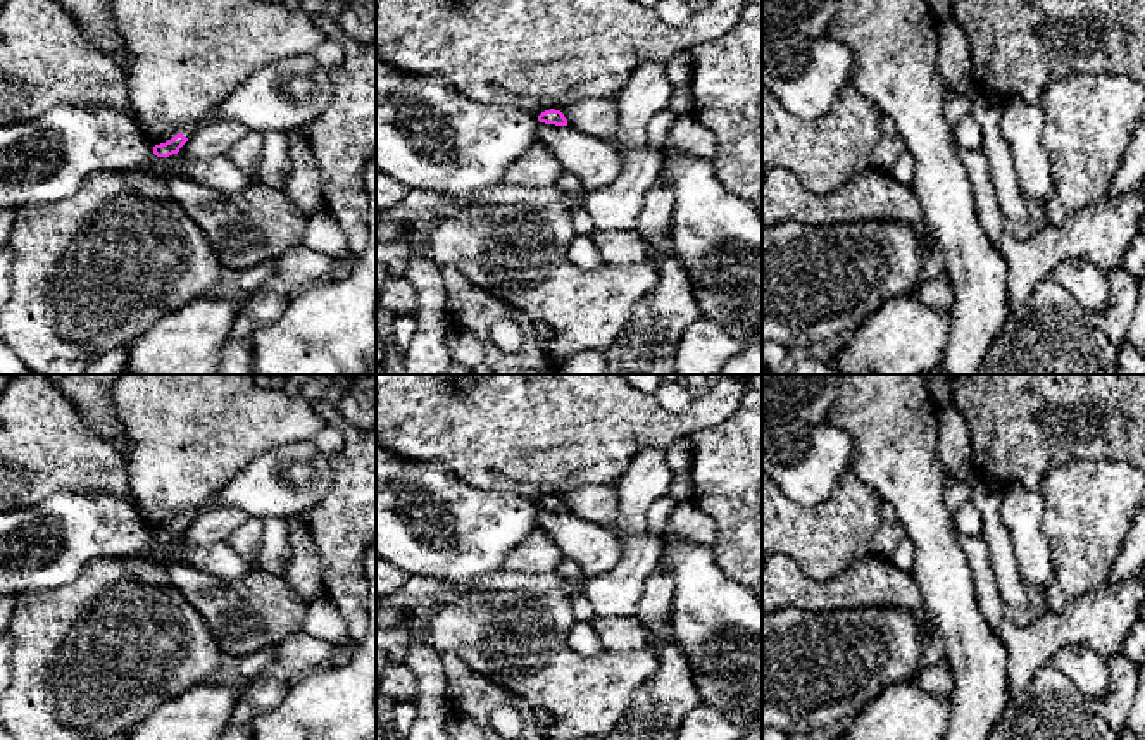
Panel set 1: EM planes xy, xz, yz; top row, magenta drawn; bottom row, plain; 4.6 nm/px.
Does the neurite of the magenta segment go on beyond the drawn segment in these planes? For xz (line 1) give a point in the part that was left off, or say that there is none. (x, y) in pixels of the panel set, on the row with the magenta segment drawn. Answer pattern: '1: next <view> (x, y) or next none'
1: next none

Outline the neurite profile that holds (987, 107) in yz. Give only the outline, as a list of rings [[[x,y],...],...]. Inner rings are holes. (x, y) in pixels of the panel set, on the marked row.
[[[974,88],[971,116],[981,128],[981,152],[990,164],[990,176],[997,191],[995,200],[1005,219],[1033,224],[1029,209],[1021,197],[1010,148],[1000,133],[1002,114],[1004,100],[998,95]]]

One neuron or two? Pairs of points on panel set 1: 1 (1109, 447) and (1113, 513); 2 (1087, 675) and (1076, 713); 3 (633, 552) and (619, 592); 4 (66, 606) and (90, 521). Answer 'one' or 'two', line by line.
1: two
2: two
3: one
4: two

